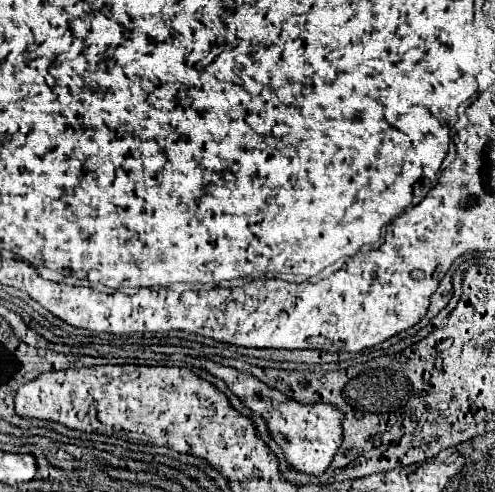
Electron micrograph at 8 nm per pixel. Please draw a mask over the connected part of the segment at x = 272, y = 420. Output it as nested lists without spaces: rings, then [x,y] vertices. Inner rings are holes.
[[[193,358],[193,366],[205,368],[213,376],[219,376],[221,380],[225,380],[233,394],[237,394],[253,412],[261,414],[267,420],[273,440],[285,450],[287,462],[293,468],[297,468],[301,472],[309,472],[309,474],[321,474],[331,464],[333,456],[337,454],[337,450],[341,446],[343,420],[345,420],[345,414],[341,414],[341,410],[337,410],[333,404],[327,404],[327,402],[301,404],[301,402],[265,386],[259,378],[253,378],[253,374],[241,372],[231,366],[217,364],[209,358]]]

